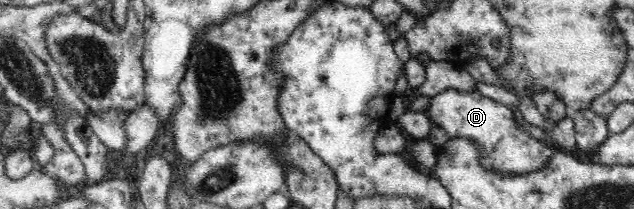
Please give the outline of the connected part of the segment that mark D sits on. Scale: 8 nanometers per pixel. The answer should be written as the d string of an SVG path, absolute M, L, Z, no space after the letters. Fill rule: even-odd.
M476 87L470 93L445 89L444 92L431 97L429 108L426 109L428 118L434 126L444 129L449 140L454 137L466 137L475 141L481 149L481 164L484 168L498 170L504 174L530 173L548 164L558 148L524 132L518 127L513 112L504 104L482 95Z

